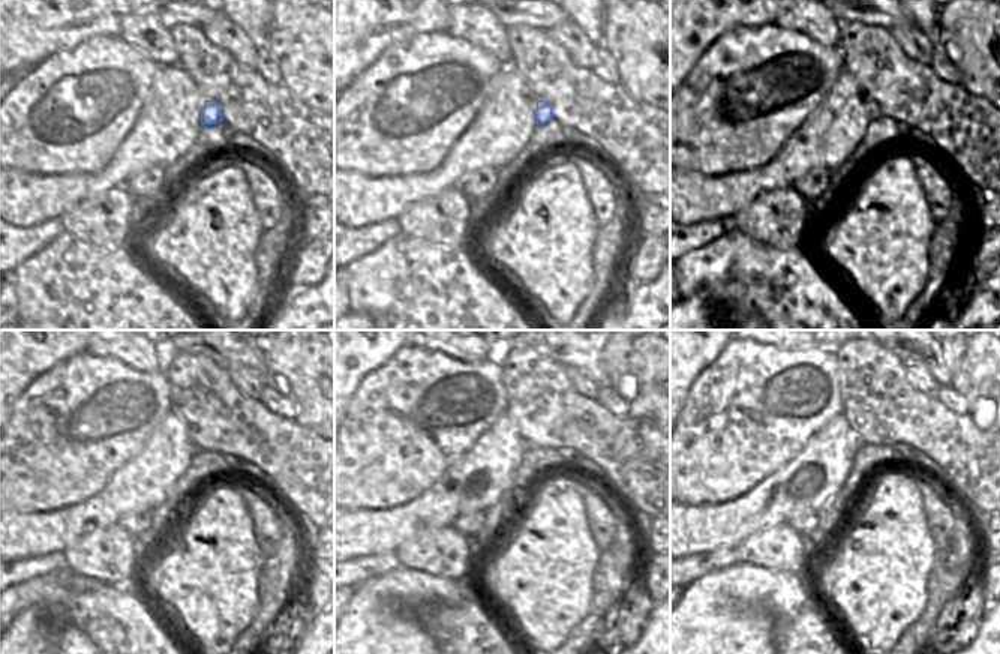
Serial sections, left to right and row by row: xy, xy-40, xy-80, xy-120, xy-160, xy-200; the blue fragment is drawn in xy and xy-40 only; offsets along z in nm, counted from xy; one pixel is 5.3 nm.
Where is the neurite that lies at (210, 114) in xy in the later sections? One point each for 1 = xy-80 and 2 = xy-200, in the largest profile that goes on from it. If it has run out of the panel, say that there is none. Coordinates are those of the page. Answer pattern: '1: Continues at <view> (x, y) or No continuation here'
1: Continues at xy-80 (871, 108)
2: Continues at xy-200 (858, 443)

